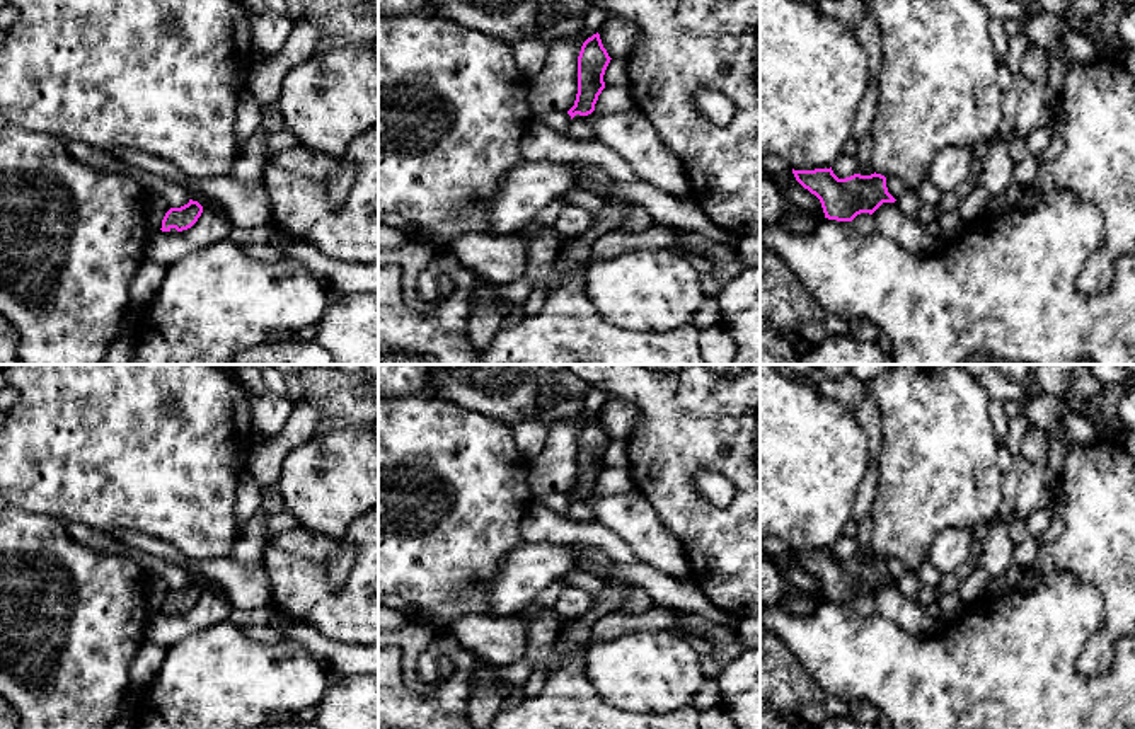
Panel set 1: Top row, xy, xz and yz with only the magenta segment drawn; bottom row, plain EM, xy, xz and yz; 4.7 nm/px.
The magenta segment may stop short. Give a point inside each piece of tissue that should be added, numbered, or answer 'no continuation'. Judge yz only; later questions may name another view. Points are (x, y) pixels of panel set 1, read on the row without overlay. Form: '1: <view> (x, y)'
no continuation

